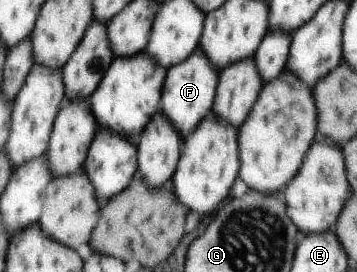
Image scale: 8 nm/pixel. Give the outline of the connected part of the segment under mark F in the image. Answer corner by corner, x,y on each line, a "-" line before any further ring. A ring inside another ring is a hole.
197,49
189,59
168,70
161,110
167,117
171,117
171,122
174,123
178,133
186,136
193,132
198,124
211,113
214,96
217,95
218,76
219,71
215,69
210,58
203,53
203,49

